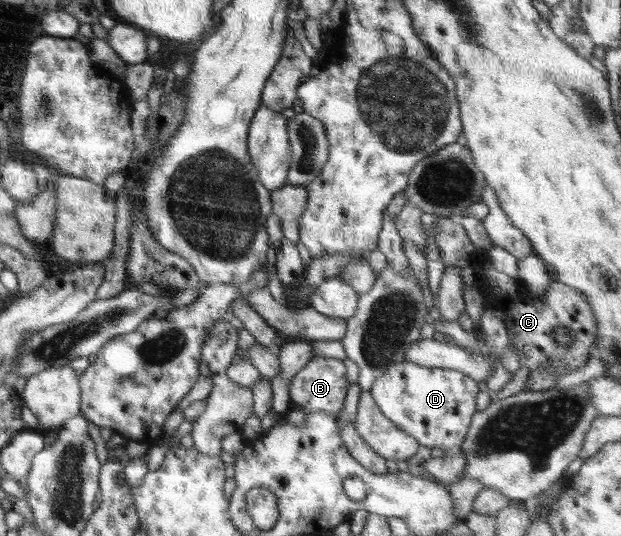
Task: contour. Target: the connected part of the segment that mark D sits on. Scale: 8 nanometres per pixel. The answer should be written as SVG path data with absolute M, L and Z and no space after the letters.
M405 360L392 365L383 375L377 377L370 392L381 413L407 435L414 437L421 446L453 452L461 447L461 443L467 436L472 417L477 412L476 397L479 392L477 383L478 381L460 371L426 368Z

